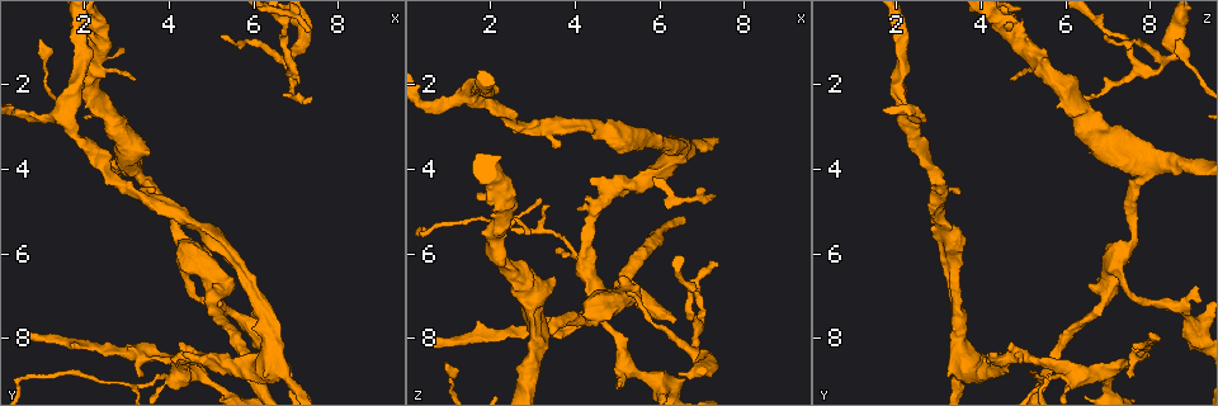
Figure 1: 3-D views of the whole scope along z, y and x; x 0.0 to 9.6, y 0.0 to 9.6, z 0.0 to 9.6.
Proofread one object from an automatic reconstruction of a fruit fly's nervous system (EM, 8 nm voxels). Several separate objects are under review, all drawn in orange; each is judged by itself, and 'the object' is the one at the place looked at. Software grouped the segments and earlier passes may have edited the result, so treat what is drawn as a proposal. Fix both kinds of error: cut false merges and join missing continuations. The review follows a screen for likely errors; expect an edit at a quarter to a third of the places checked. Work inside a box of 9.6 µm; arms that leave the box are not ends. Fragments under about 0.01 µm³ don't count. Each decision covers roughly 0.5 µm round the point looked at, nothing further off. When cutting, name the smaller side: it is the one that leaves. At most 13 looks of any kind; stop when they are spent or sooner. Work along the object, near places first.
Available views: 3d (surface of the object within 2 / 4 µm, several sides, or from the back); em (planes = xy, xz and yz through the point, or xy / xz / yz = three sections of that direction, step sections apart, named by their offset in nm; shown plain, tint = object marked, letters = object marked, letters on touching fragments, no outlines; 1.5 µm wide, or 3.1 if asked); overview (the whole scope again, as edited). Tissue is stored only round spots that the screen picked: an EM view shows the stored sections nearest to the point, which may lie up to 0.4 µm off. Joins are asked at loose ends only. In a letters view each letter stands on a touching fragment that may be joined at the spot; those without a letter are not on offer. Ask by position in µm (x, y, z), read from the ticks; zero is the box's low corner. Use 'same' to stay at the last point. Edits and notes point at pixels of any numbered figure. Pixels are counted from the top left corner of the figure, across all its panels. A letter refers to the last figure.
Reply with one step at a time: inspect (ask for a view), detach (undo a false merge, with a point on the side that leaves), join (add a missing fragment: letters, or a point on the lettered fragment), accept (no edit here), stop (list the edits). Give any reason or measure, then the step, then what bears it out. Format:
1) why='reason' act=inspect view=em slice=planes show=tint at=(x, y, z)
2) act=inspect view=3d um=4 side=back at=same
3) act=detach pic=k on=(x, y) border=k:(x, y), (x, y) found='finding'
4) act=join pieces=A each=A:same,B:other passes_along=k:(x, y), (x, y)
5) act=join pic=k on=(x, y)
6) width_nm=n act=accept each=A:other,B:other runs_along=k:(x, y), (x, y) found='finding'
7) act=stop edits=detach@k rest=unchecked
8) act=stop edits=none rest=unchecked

why='two arms in line, one across' act=inspect view=em slice=xy step=8 show=tint at=(7.00, 1.05, 8.50)

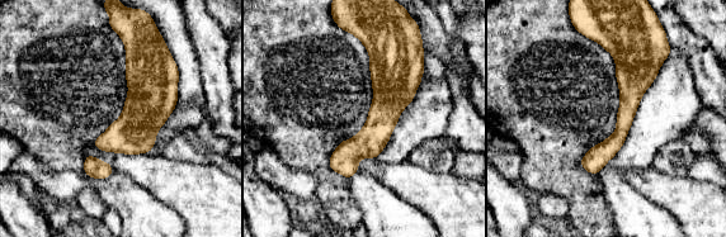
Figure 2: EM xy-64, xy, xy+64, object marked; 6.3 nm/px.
act=inspect view=em slice=xz step=8 show=tint at=same

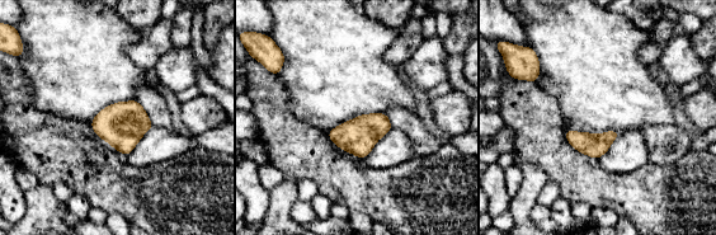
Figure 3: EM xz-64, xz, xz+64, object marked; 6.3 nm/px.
why='see the neighbours' act=inspect view=em slice=xz step=8 show=letters at=same

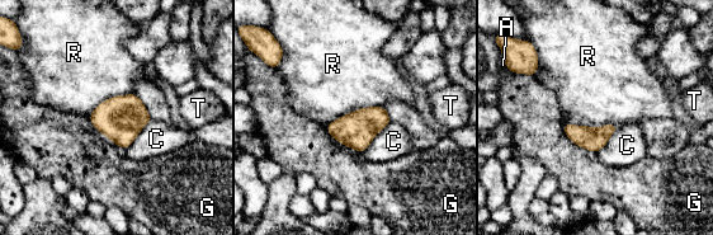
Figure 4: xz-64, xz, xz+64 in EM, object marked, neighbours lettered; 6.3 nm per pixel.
width_nm=300 act=accept each=A:other,C:other,G:other,R:other,T:other border=4:(89, 116), (97, 130), (124, 149) found='one neuron here'

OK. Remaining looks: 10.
why='thin end' act=inspect view=em slice=planes show=letters at=(7.30, 0.75, 4.60)

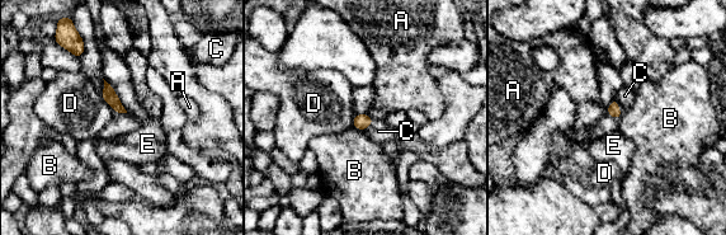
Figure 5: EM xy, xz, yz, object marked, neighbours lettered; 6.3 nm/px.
width_nm=80 act=join pieces=C each=A:other,B:other,C:same,D:other,E:other passes_along=5:(613, 109), (618, 107), (625, 95) found='the neuron continues'

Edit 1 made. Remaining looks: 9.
why='see it whole again' act=inspect view=overview

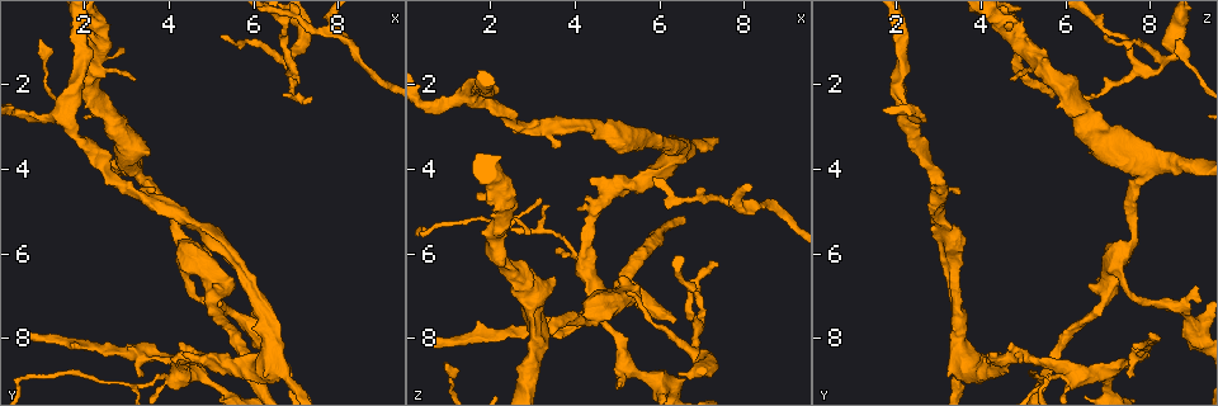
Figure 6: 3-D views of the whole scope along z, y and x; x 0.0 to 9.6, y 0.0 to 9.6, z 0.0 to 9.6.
why='long arm stops here' act=inspect view=em slice=yz step=4 show=tint at=(0.70, 8.00, 7.90)

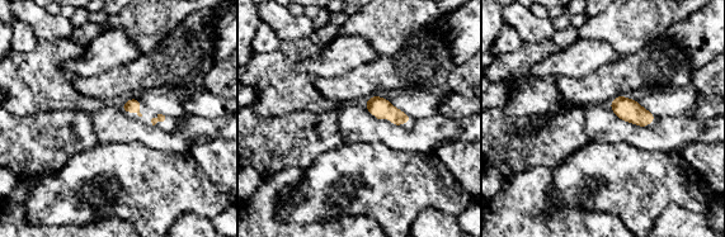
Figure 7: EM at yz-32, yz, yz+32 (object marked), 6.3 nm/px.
why='see the neighbours' act=inspect view=em slice=yz step=4 show=letters at=same

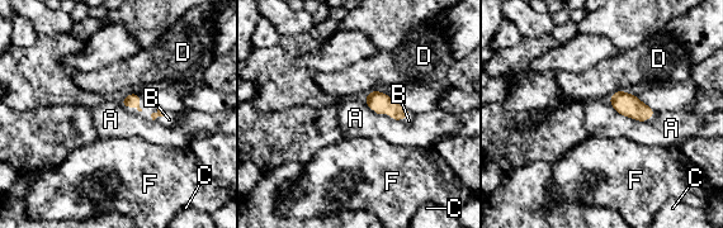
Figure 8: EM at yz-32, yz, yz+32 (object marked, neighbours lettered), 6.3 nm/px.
act=join pieces=B each=A:other,B:same,C:other,D:other,F:other passes_along=8:(132, 99), (136, 107), (169, 119) found='the neuron continues'

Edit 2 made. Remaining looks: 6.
why='small branch off a trunk' act=inspect view=em slice=planes show=letters at=(4.30, 8.80, 6.10)

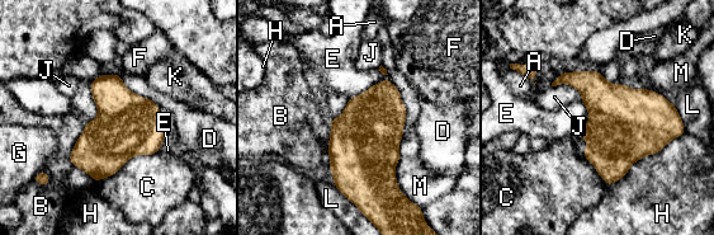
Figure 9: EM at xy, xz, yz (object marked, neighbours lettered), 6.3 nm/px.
act=accept each=A:other,B:other,C:other,D:other,E:other,F:other,G:other,H:other,J:other,K:other,L:other,M:other border=9:(119, 75), (128, 89), (160, 107) found='continuous, no second neuron'

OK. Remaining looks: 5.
why='branch stops here' act=inspect view=em slice=planes show=letters at=(3.20, 1.90, 4.70)

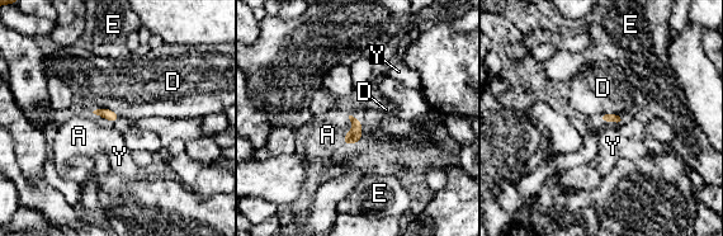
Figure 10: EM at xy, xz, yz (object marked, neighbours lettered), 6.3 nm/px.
act=accept each=A:other,D:other,E:other,Y:other border=10:(94, 109), (109, 108), (119, 116) found='none of them fits'

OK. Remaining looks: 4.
act=stop edits=join@5,join@8 rest=unchecked

